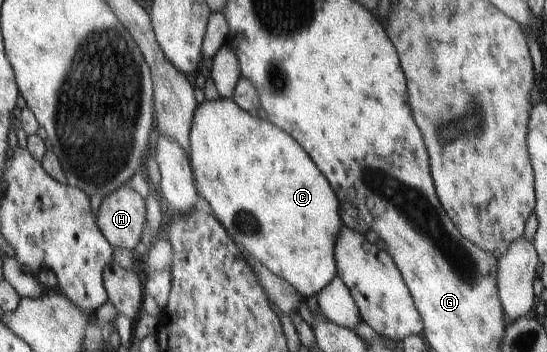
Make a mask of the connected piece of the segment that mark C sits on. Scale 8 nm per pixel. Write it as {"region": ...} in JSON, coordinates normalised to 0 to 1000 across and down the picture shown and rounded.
{"region":[[[400,278],[388,287],[375,281],[362,295],[351,332],[351,361],[347,361],[347,469],[360,545],[380,571],[380,582],[388,594],[388,611],[406,636],[406,645],[415,656],[428,690],[448,719],[472,736],[505,787],[527,798],[536,821],[541,821],[545,838],[552,838],[558,849],[570,844],[570,838],[581,838],[616,784],[618,764],[614,764],[611,707],[618,656],[622,656],[622,645],[627,639],[622,616],[622,574],[592,494],[585,491],[581,474],[570,463],[570,452],[563,446],[561,435],[556,435],[556,423],[530,384],[523,384],[516,366],[505,361],[490,341],[457,327],[446,310],[439,310],[424,281]]]}

